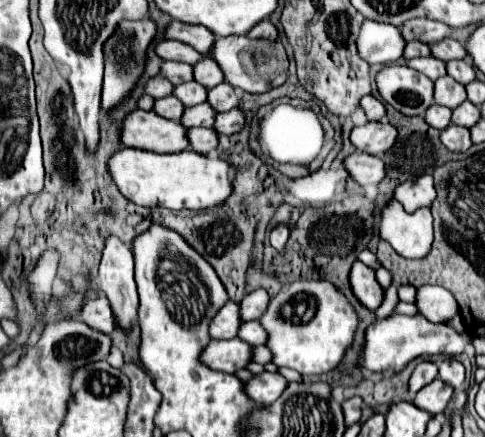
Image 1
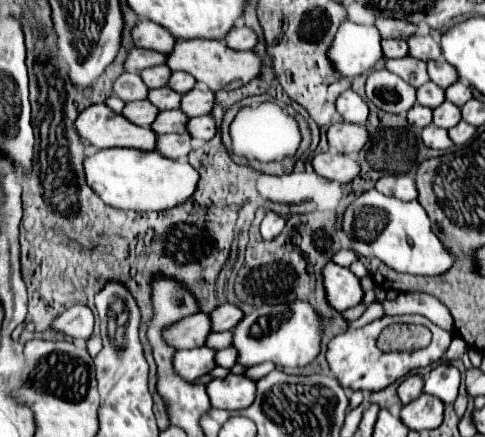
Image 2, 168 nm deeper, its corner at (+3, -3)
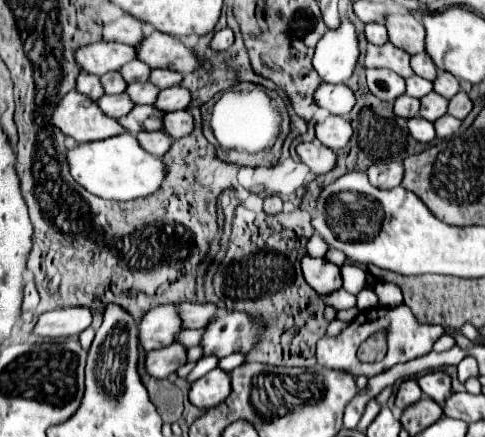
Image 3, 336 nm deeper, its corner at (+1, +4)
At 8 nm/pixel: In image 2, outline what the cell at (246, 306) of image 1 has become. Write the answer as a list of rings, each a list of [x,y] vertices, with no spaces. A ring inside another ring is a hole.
[[[219,305],[217,309],[213,309],[209,313],[211,331],[231,331],[233,323],[237,323],[237,319],[241,319],[241,317],[243,317],[243,313],[235,305]]]

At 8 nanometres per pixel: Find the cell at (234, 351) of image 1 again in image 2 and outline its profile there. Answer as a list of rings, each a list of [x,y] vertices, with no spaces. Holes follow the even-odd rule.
[[[195,347],[175,353],[177,355],[173,355],[173,371],[185,381],[193,381],[201,375],[207,375],[215,367],[215,351],[209,351],[207,347]]]

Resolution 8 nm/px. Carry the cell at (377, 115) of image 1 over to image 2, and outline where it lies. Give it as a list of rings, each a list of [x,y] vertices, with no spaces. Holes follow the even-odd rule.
[[[351,89],[343,91],[335,99],[335,107],[337,107],[337,113],[343,117],[343,121],[347,121],[347,123],[363,125],[369,115],[369,107],[365,105],[365,101]]]

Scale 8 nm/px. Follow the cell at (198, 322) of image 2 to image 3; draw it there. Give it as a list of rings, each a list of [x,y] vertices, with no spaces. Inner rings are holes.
[[[173,304],[157,306],[145,314],[139,324],[139,342],[145,350],[159,350],[175,342],[175,336],[183,332],[185,326],[179,316],[179,308]]]

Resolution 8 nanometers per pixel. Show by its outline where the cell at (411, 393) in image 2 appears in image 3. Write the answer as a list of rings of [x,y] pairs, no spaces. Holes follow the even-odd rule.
[[[409,378],[409,380],[405,380],[405,382],[399,386],[399,390],[397,390],[397,398],[395,398],[395,404],[403,410],[403,408],[415,404],[421,396],[423,396],[423,392],[421,392],[417,380],[415,380],[415,378]]]

